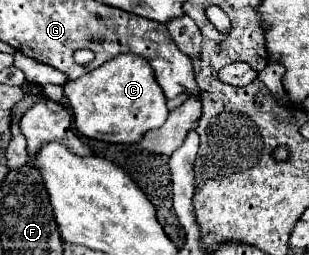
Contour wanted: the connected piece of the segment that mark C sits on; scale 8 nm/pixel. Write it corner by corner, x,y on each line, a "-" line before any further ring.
130,53
116,55
114,59
106,61
98,69
90,71
86,77
68,81
64,85
64,93
72,105
74,125
78,129
78,133
84,137
90,137
90,139
100,139
100,141
108,141
108,143
136,143
146,131
164,125
164,121
168,117
164,91
158,87
158,81
154,79
154,71
152,71
150,63
146,63
146,59
142,59
140,55
130,55

